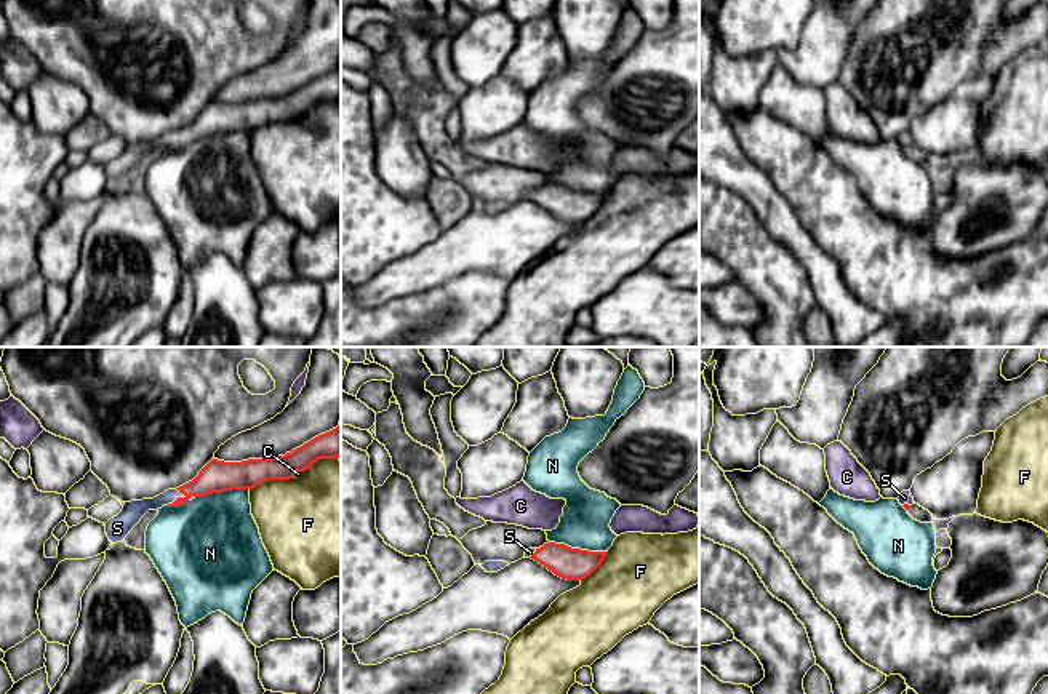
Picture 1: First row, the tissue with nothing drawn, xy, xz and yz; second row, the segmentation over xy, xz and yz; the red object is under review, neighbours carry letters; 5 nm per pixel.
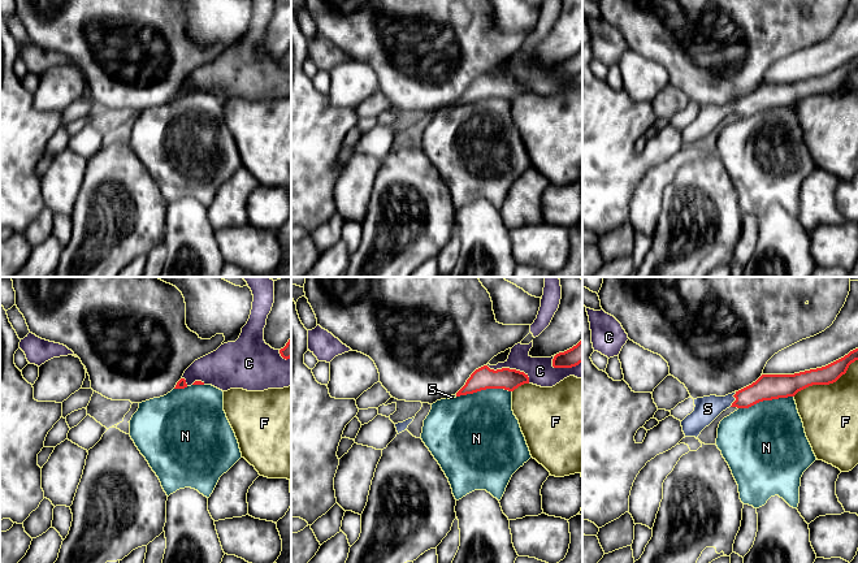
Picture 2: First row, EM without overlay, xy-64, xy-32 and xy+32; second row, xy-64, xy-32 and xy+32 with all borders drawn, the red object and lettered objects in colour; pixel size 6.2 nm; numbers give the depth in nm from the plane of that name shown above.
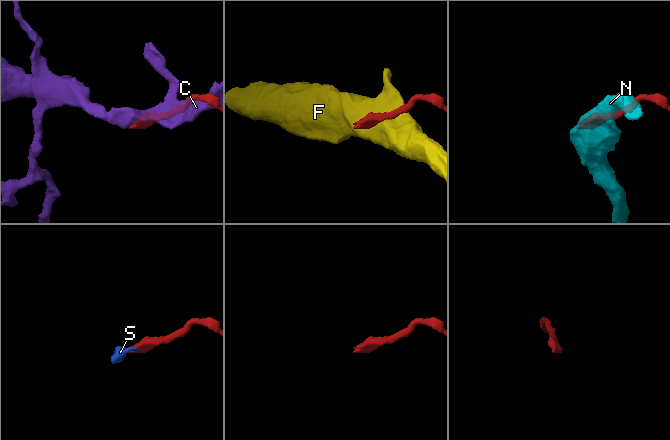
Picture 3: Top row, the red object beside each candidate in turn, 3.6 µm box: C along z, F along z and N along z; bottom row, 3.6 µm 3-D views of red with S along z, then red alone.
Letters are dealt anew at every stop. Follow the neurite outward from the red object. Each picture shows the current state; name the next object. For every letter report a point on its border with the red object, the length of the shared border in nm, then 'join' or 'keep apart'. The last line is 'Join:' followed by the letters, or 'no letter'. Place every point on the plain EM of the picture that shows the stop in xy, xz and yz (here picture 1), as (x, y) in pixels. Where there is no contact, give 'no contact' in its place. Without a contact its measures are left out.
C: contact xy (296, 114); length 50 nm; keep apart
F: contact xy (271, 120); length 240 nm; keep apart
N: contact xz (578, 191); length 300 nm; keep apart
S: contact xy (178, 139); length 180 nm; join
Join: S

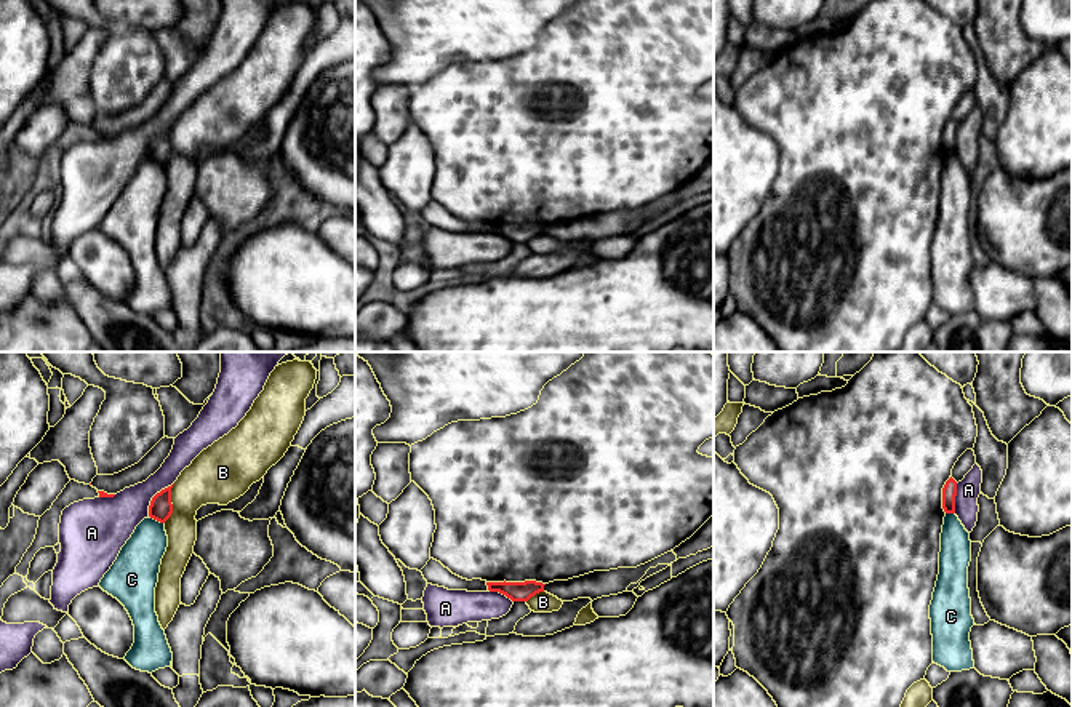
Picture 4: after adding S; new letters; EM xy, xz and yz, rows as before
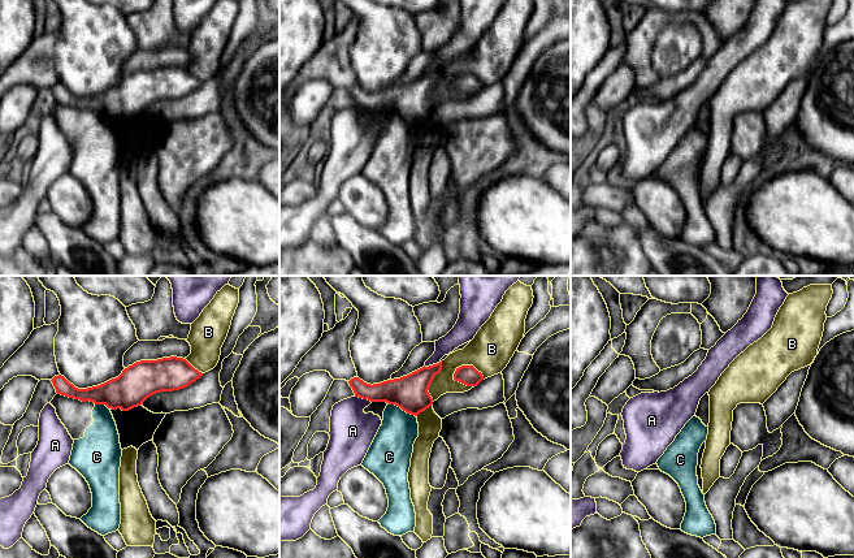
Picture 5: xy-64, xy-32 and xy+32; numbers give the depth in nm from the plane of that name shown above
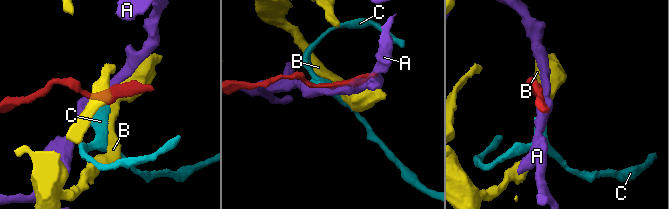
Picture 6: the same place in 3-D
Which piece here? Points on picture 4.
A: contact xy (154, 138); length 220 nm; keep apart
B: contact xy (170, 144); length 200 nm; keep apart
C: contact xy (157, 162); length 90 nm; keep apart
Join: no letter

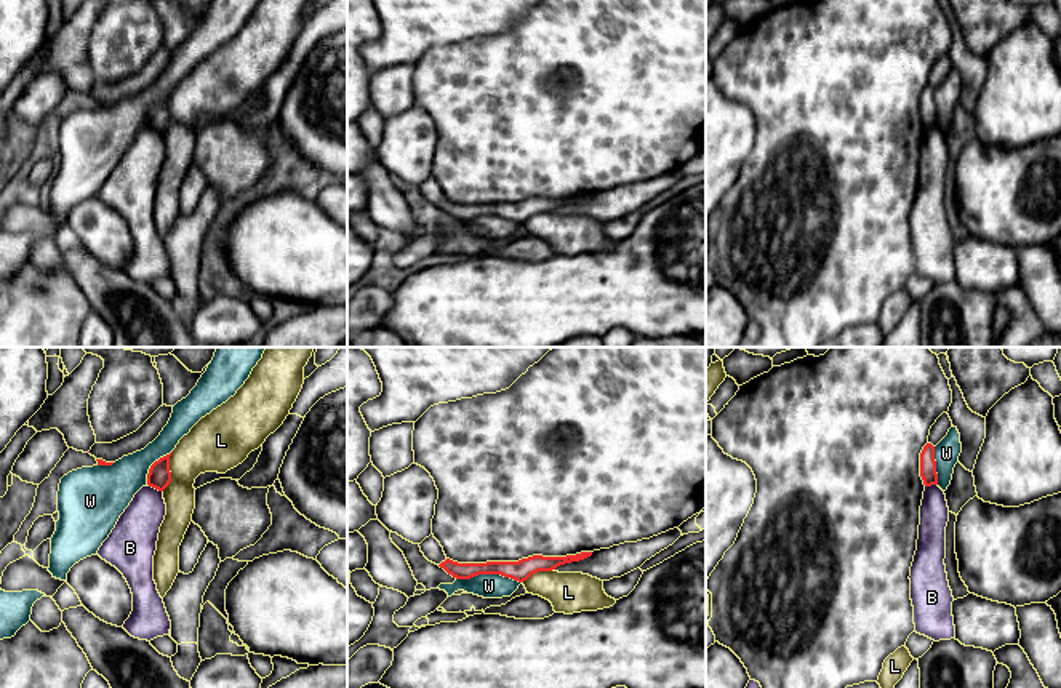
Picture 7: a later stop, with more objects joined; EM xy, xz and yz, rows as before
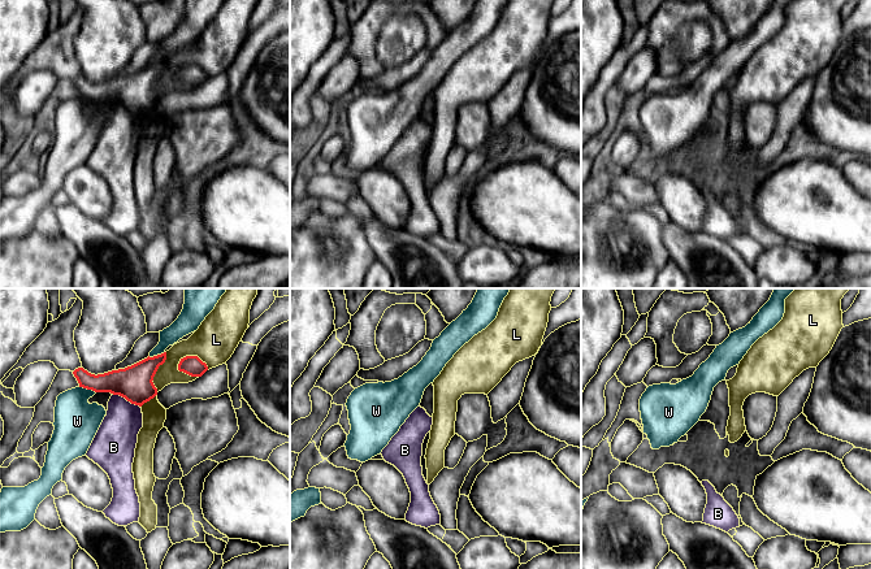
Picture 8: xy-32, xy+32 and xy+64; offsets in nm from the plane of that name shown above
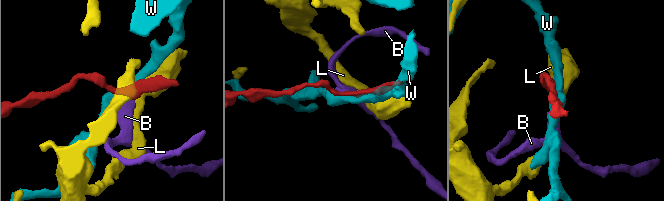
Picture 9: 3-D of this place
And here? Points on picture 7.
B: contact xy (156, 130); length 90 nm; keep apart
L: contact xy (168, 112); length 200 nm; keep apart
W: contact xz (488, 215); length 320 nm; keep apart
Join: no letter

